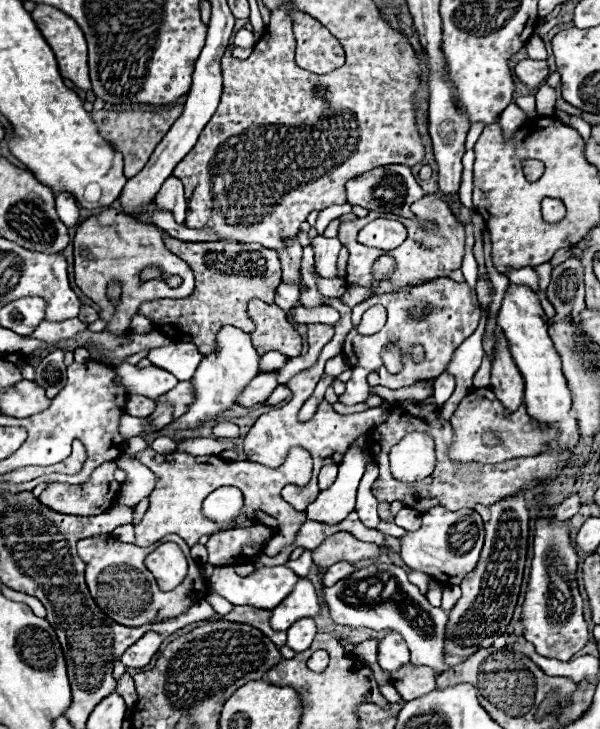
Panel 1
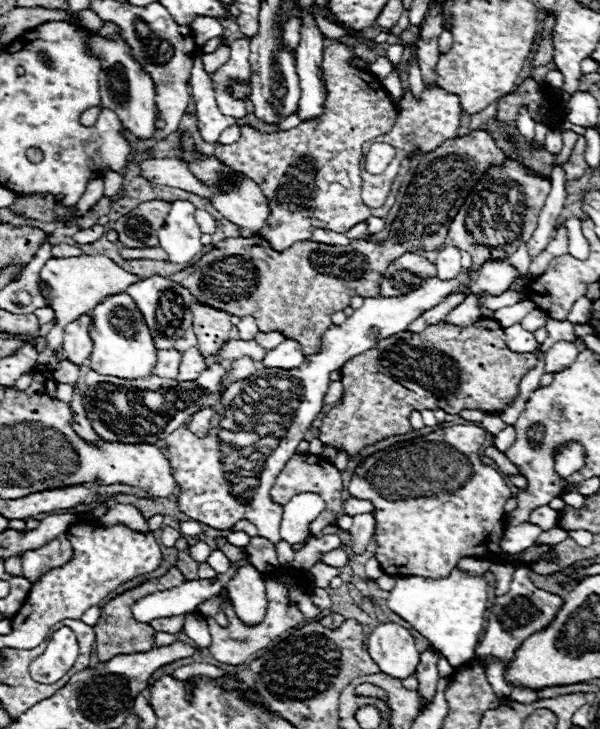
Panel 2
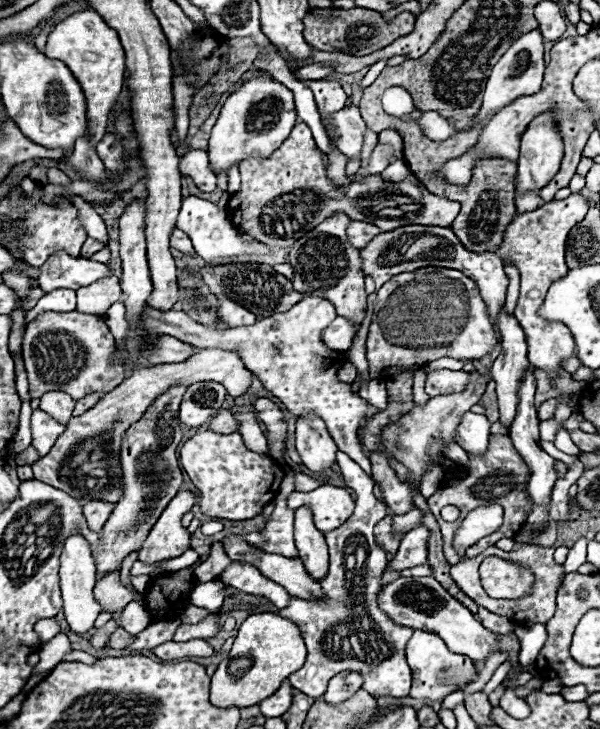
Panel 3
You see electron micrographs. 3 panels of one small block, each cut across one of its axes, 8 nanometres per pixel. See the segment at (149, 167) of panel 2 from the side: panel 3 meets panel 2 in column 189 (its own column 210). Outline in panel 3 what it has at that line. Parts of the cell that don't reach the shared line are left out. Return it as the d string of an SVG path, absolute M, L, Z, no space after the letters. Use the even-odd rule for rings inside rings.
M190 150L180 160L180 172L190 176L202 192L212 192L216 188L216 174L210 170L208 154L204 150Z

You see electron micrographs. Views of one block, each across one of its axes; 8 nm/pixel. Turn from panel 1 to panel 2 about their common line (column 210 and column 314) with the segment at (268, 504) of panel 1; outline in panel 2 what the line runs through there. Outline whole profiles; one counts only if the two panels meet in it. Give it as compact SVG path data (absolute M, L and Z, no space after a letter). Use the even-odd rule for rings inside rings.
M296 454L296 456L292 456L292 460L288 460L288 464L284 466L284 470L276 478L276 484L272 488L272 500L278 502L278 504L284 504L284 502L288 502L288 498L292 498L298 492L316 492L316 494L320 494L326 500L324 512L310 526L312 534L320 534L326 526L336 524L338 516L342 516L342 492L344 492L344 484L342 484L340 472L328 460L324 460L320 456L312 456L312 454Z

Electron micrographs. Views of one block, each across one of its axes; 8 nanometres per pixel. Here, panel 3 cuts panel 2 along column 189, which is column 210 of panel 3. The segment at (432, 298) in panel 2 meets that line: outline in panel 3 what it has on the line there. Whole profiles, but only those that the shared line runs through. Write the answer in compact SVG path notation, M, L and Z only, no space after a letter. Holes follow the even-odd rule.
M206 430L197 433L182 446L180 462L198 490L202 512L212 518L254 518L276 498L280 480L284 478L284 470L276 464L276 460L266 454L250 452L238 432L220 435Z

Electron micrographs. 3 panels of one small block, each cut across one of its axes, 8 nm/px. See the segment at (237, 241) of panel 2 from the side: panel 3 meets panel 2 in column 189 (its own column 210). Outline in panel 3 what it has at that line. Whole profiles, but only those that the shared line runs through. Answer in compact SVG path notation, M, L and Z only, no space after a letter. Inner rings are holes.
M226 264L226 266L208 266L200 270L204 284L218 296L218 298L232 298L244 308L252 310L258 318L264 318L268 314L276 314L280 310L292 308L300 298L304 298L302 292L296 292L292 288L292 282L284 278L282 274L274 272L268 264Z

